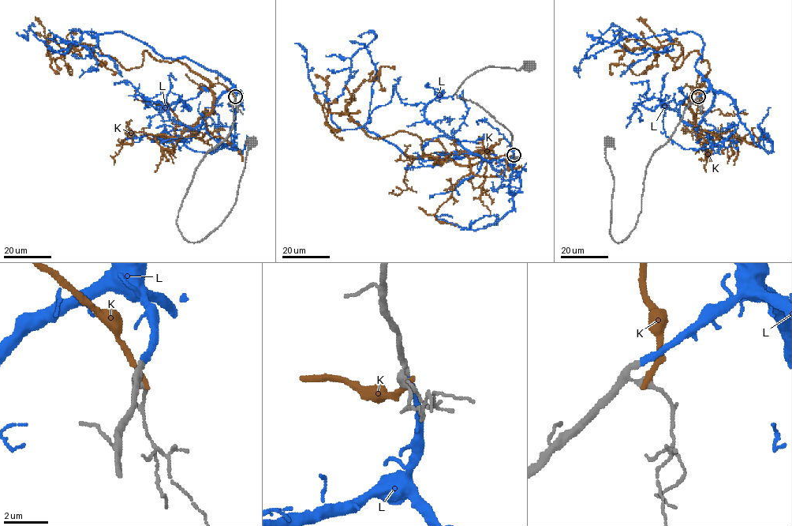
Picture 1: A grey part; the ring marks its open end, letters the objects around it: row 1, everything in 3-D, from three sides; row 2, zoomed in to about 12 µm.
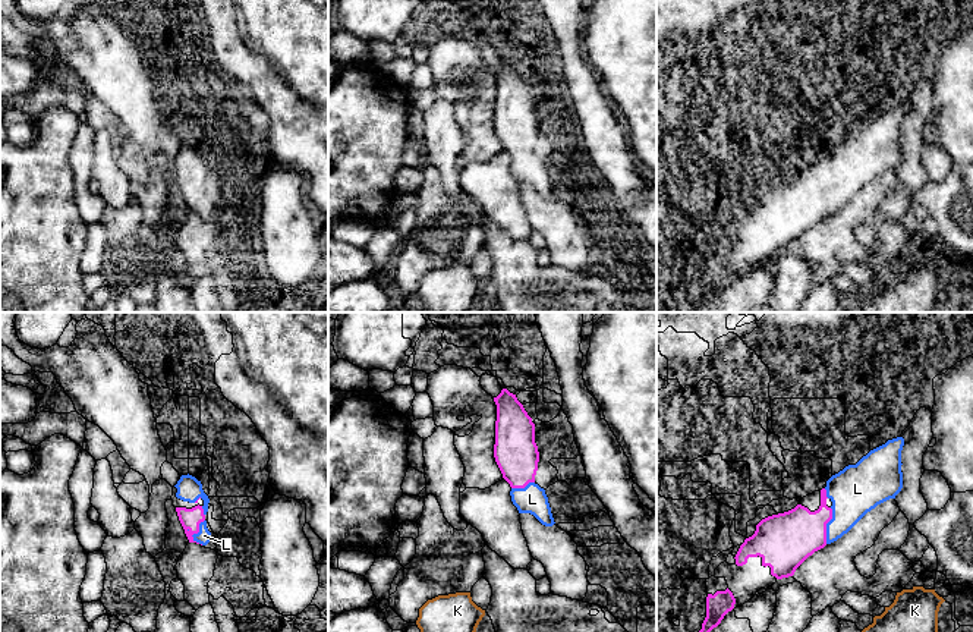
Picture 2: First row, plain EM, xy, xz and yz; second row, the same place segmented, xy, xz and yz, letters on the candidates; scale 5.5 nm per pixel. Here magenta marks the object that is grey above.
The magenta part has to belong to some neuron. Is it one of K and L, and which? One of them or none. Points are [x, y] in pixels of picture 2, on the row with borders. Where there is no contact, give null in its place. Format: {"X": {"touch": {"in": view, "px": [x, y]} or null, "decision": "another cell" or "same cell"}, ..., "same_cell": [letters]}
{"K": {"touch": null, "decision": "another cell"}, "L": {"touch": {"in": "yz", "px": [825, 525]}, "decision": "same cell"}, "same_cell": ["L"]}

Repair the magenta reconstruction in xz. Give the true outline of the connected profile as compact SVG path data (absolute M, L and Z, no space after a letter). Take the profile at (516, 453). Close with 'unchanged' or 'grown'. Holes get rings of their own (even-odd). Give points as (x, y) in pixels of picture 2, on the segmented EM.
M503 389L497 405L494 458L510 484L511 501L519 513L533 515L542 525L552 526L554 518L545 490L535 482L539 452L535 424L516 394Z; grown

